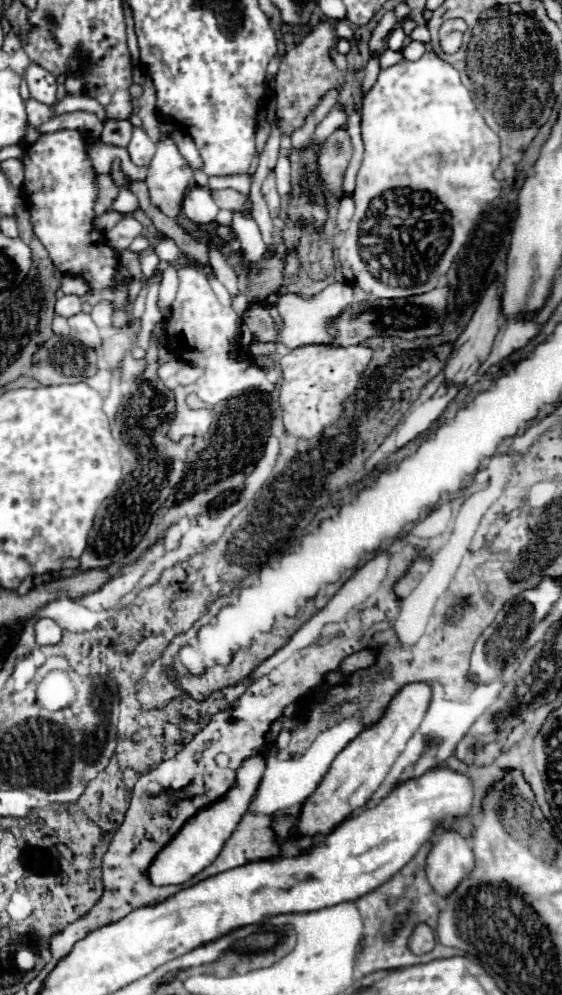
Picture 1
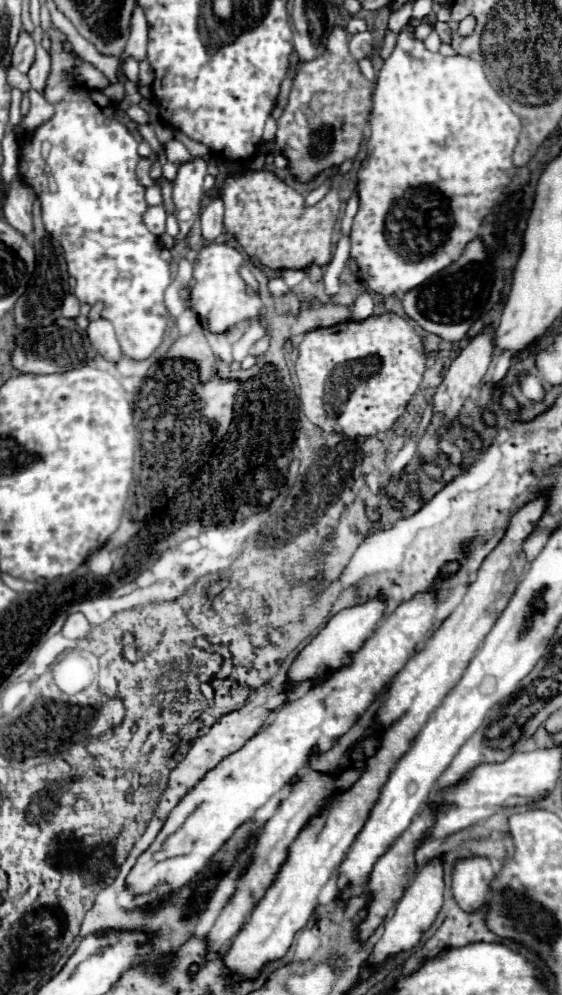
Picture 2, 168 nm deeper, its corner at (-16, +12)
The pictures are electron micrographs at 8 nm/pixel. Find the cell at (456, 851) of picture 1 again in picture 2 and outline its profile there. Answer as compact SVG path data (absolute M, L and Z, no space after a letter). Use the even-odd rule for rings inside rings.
M484 856L462 858L452 870L452 892L460 908L476 910L488 894L488 882L494 876L494 864Z

